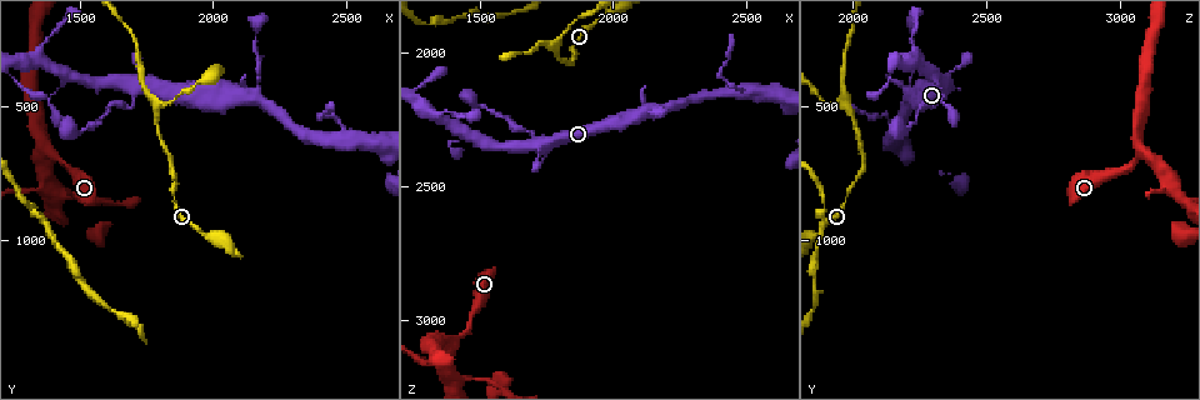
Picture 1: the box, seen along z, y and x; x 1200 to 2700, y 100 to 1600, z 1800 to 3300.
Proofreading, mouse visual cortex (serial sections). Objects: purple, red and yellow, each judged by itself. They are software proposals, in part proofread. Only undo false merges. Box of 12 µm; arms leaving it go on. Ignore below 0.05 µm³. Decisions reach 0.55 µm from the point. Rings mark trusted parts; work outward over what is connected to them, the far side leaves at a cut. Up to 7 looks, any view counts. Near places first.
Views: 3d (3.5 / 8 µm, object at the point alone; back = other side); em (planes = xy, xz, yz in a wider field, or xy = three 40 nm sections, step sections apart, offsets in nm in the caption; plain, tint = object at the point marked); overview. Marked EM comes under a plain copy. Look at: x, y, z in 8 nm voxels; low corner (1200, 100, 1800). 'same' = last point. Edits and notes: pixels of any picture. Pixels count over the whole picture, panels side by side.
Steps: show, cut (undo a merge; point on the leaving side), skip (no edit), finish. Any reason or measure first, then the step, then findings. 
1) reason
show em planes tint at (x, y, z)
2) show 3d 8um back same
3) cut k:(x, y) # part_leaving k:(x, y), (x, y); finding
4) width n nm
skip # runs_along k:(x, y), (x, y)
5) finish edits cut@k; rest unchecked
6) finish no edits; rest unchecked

side arm on a straight run
show 3d 3.5um at (1780, 490, 1970)

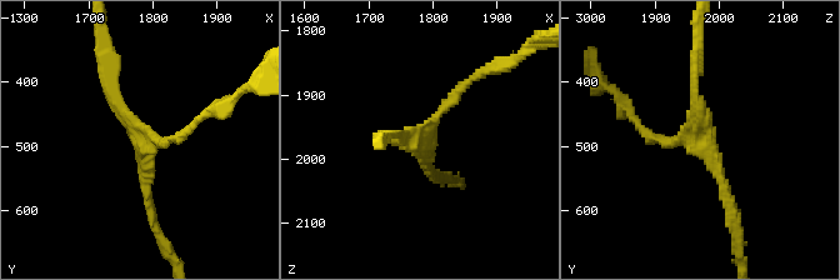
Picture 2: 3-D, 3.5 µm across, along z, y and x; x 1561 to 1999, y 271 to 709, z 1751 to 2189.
arms 3; arm_widths 150, 150, 200 nm
show em xy step 3 tint at (1790, 500, 1980)

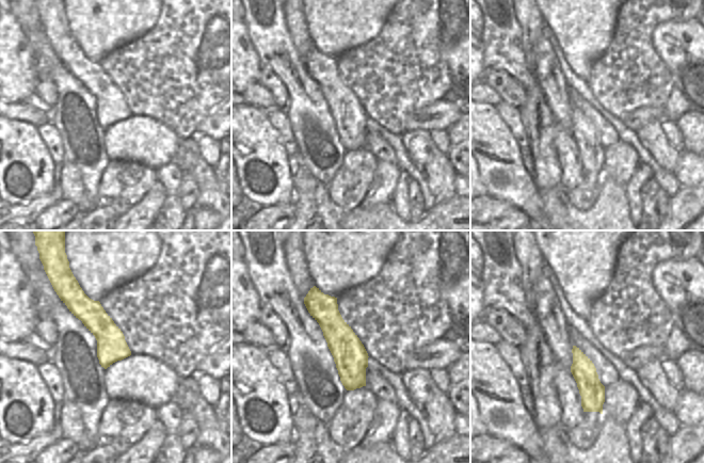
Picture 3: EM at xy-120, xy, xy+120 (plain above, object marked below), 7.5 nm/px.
skip # runs_along 2:(154, 218), (143, 138), (108, 73); continuous, no second cell

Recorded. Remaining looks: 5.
show 3d 3.5um at (1710, 430, 2340)

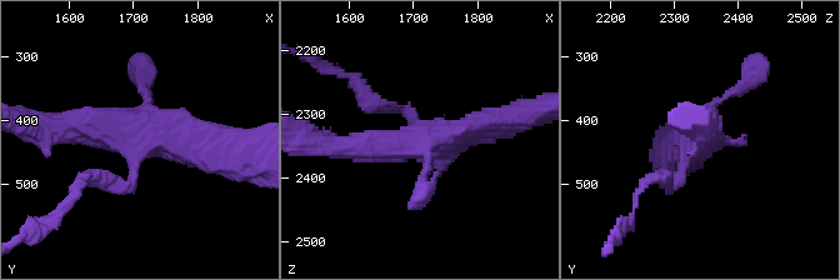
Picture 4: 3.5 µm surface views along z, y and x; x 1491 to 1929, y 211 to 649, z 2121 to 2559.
skip # runs_along 4:(223, 156), (169, 138), (61, 126); all the same cell

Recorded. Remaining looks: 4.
thin neck
show 3d 3.5um at (1330, 810, 3170)

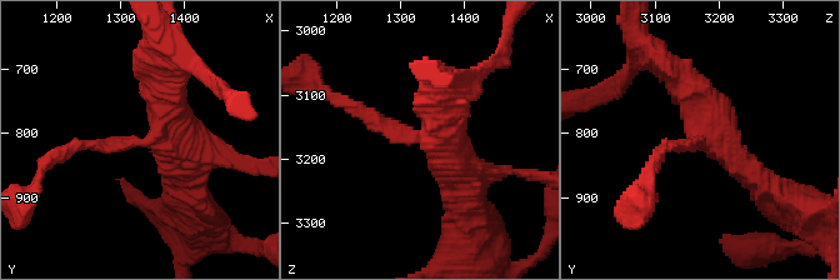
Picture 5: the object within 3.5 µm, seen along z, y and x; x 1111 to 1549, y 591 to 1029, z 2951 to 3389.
arms 3; arm_widths 200, 400, 450 nm
show em xy step 5 tint at (1330, 810, 3170)

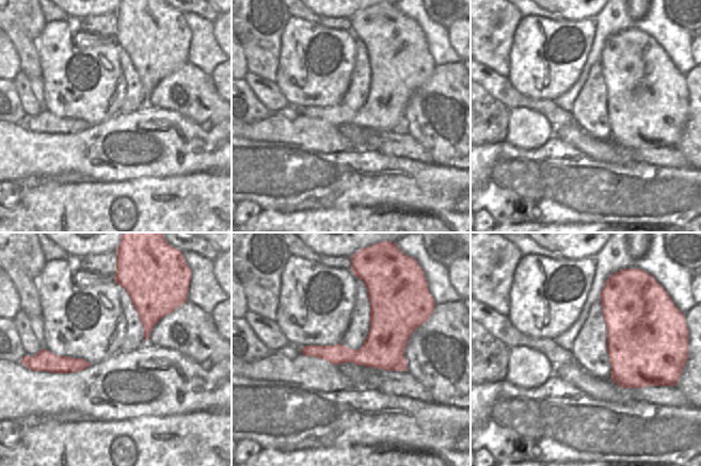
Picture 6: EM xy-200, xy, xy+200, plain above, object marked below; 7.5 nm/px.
skip # runs_along 5:(161, 86), (150, 140), (66, 148); continuous, no second cell

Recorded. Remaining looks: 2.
finish no edits; rest unchecked

